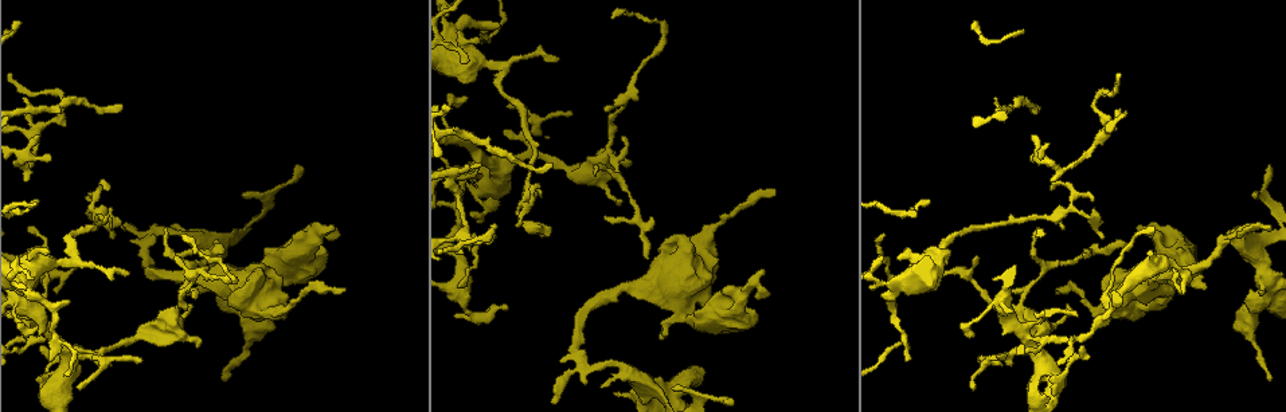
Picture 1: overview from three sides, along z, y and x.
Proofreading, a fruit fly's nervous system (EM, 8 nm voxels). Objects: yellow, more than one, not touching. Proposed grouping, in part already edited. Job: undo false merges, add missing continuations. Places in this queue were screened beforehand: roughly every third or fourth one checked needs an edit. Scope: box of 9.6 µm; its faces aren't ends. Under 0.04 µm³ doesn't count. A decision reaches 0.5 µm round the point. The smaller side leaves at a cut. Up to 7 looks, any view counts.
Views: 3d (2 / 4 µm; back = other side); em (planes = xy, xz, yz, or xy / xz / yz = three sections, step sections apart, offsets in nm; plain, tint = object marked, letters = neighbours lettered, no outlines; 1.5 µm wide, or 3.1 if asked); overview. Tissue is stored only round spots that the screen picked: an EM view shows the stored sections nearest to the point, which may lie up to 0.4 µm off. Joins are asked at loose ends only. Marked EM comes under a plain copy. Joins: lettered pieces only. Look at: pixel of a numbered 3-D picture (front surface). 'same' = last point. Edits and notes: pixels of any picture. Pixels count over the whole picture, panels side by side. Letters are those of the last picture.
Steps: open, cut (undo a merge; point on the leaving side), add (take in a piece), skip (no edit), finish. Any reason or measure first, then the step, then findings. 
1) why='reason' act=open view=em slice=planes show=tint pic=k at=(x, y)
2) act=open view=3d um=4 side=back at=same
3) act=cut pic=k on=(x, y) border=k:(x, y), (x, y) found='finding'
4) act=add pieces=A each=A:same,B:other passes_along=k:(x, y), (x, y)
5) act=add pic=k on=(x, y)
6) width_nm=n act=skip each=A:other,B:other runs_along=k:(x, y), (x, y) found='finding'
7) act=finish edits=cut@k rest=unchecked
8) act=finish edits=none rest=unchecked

why='tapers out' act=open view=3d um=4 pic=1 at=(584, 384)

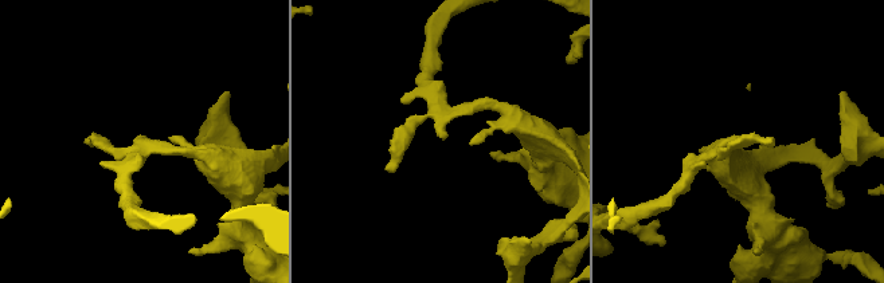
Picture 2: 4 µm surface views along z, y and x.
why='shape alone is not enough' act=open view=em slice=planes show=tint pic=2 at=(144, 137)

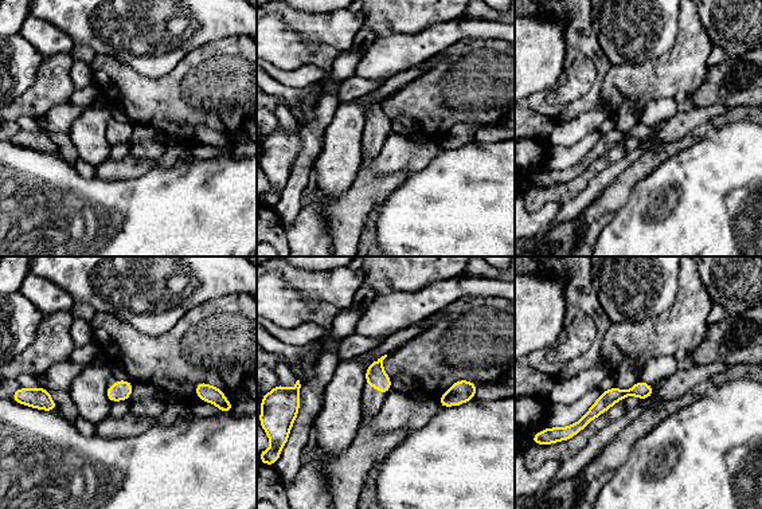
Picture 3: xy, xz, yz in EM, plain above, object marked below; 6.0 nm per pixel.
act=open view=em slice=planes show=letters at=same

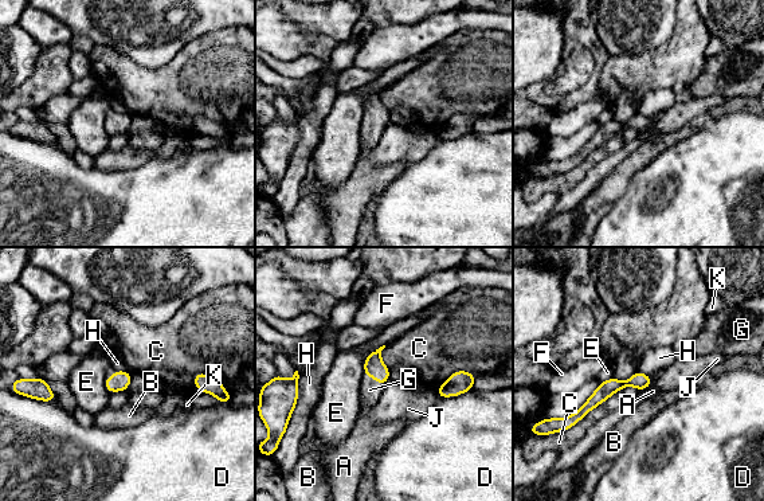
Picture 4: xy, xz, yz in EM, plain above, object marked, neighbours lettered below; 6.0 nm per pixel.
act=add pieces=G each=A:other,B:other,C:other,D:other,E:other,F:other,G:same,H:other,J:other,K:other passes_along=4:(373, 367), (373, 379), (369, 390) found='the cell continues'

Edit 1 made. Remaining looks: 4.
act=open view=overview

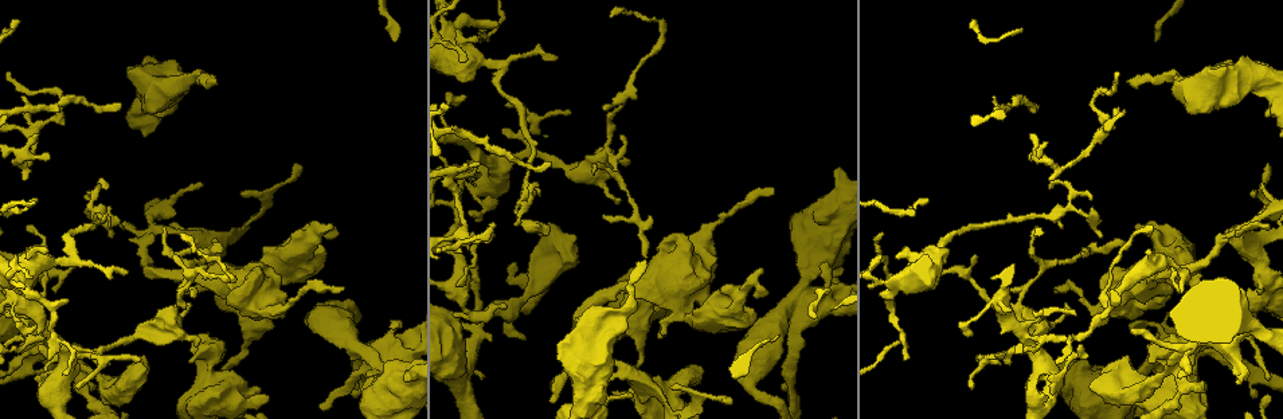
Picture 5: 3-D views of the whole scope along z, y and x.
act=open view=3d um=2 pic=5 at=(1134, 226)

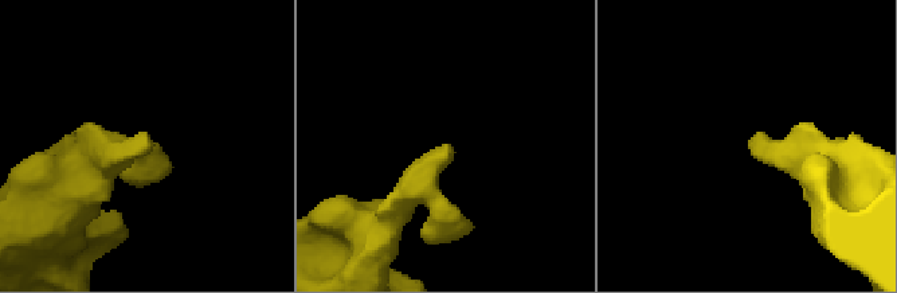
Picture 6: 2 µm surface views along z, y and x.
act=open view=em slice=planes show=letters pic=6 at=(761, 152)

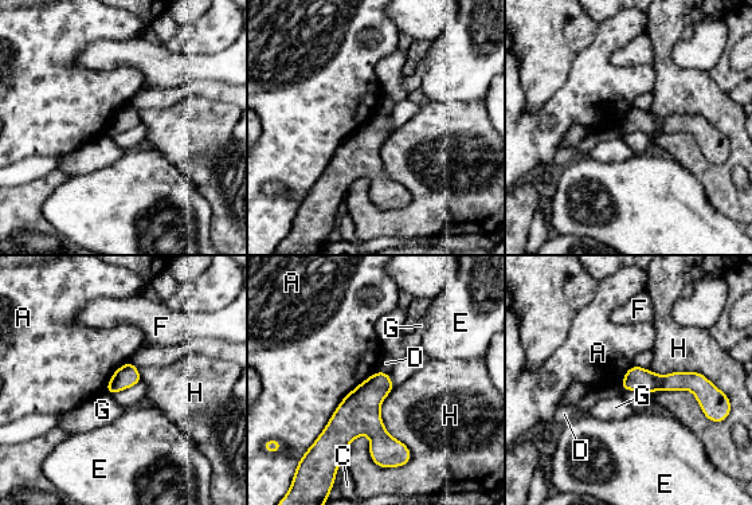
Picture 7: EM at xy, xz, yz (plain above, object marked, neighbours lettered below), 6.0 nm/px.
act=skip each=A:other,C:other,D:other,E:other,F:other,G:other,H:other found='none of them fits'

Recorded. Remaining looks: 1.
act=finish edits=add@4 rest=unchecked

